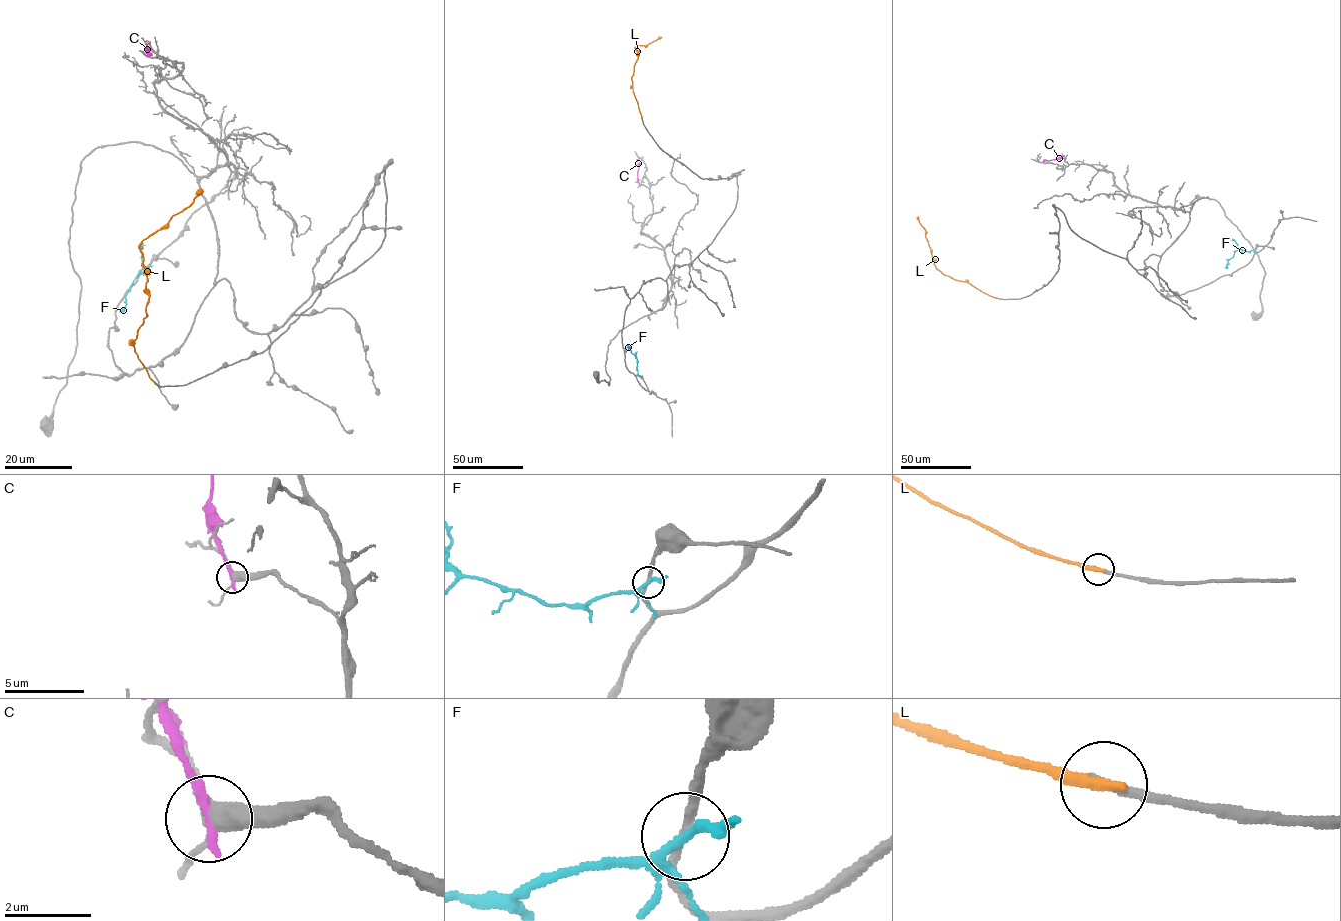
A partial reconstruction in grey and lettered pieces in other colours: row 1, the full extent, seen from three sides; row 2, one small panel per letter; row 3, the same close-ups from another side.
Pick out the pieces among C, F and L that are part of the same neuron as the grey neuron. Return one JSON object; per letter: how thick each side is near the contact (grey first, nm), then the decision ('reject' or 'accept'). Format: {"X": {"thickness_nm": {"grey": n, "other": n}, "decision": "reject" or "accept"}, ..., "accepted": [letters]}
{"C": {"thickness_nm": {"grey": 360, "other": 240}, "decision": "reject"}, "F": {"thickness_nm": {"grey": 190, "other": 170}, "decision": "reject"}, "L": {"thickness_nm": {"grey": 240, "other": 300}, "decision": "reject"}, "accepted": []}

